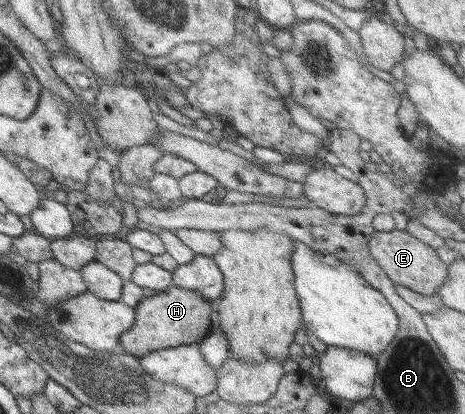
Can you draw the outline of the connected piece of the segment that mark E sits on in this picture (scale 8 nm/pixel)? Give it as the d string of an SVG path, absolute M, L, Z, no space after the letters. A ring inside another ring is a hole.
M398 229L393 232L375 231L369 240L368 251L396 286L410 288L419 294L432 295L446 279L448 264L439 258L435 249L406 231Z

